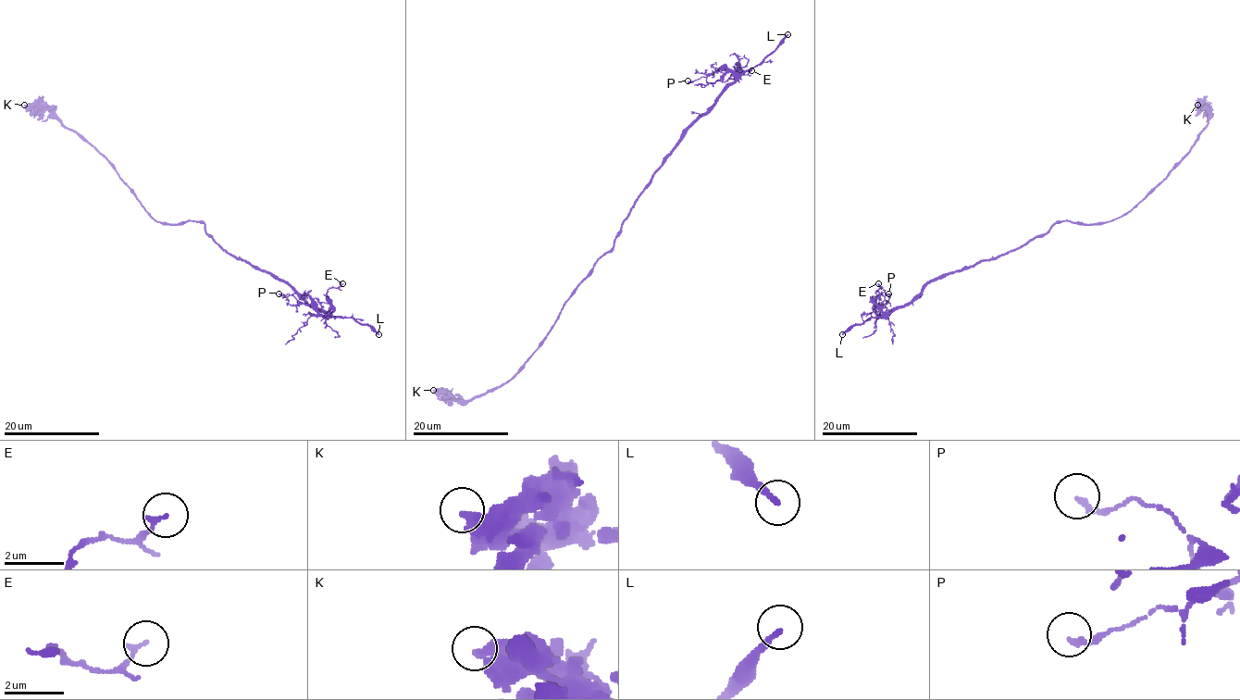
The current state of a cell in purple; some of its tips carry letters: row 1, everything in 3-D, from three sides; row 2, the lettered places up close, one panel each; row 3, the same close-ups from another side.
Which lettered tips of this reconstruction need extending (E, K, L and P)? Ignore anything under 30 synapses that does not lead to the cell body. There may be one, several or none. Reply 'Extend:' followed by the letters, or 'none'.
Extend: L

